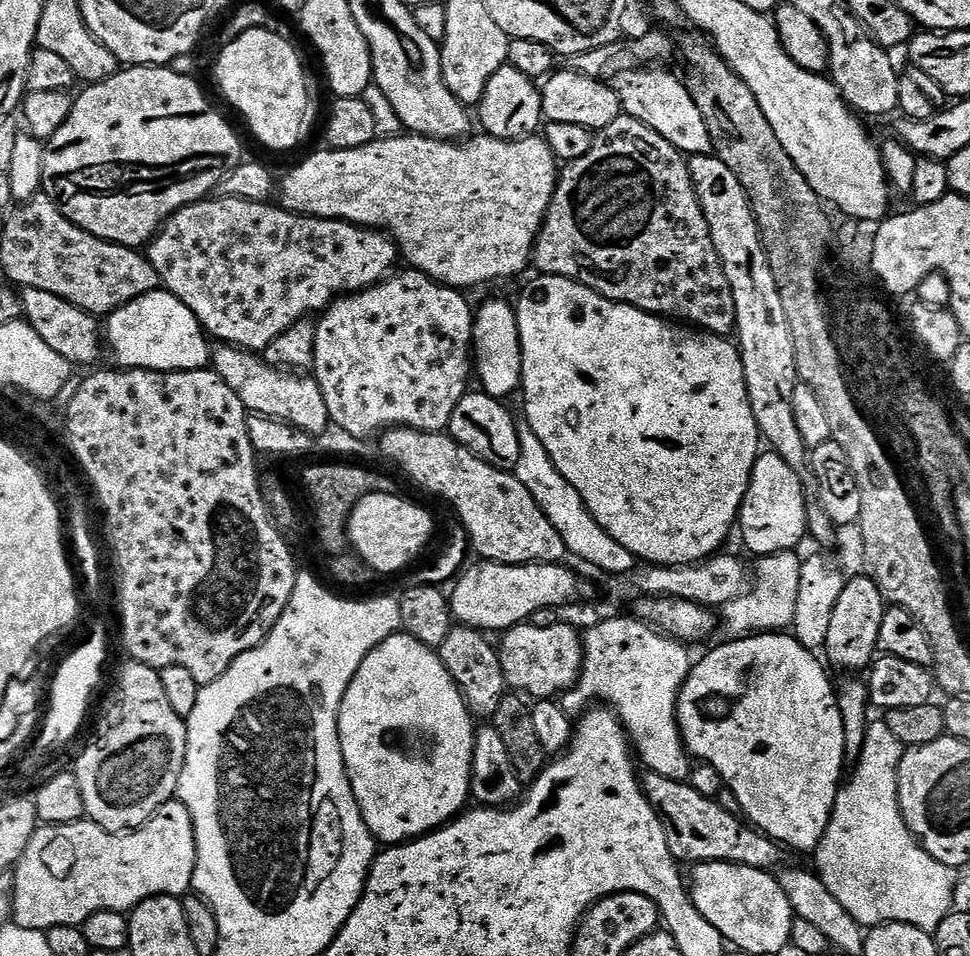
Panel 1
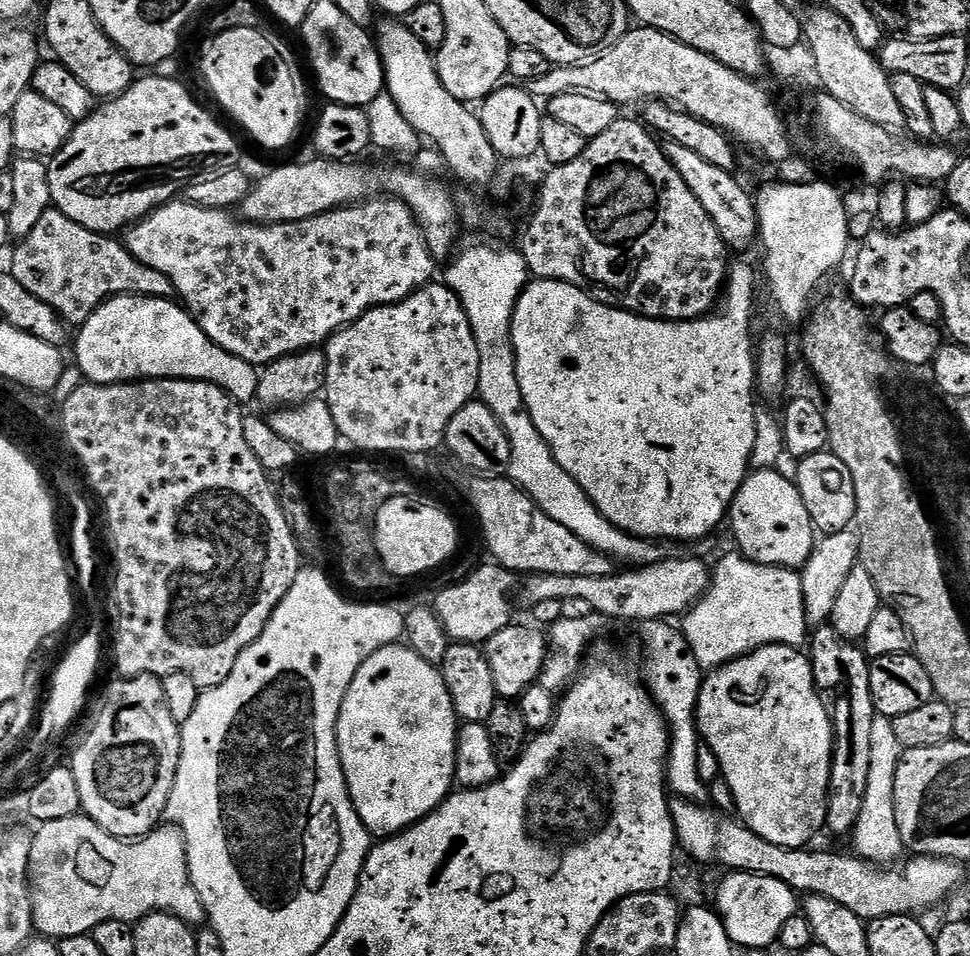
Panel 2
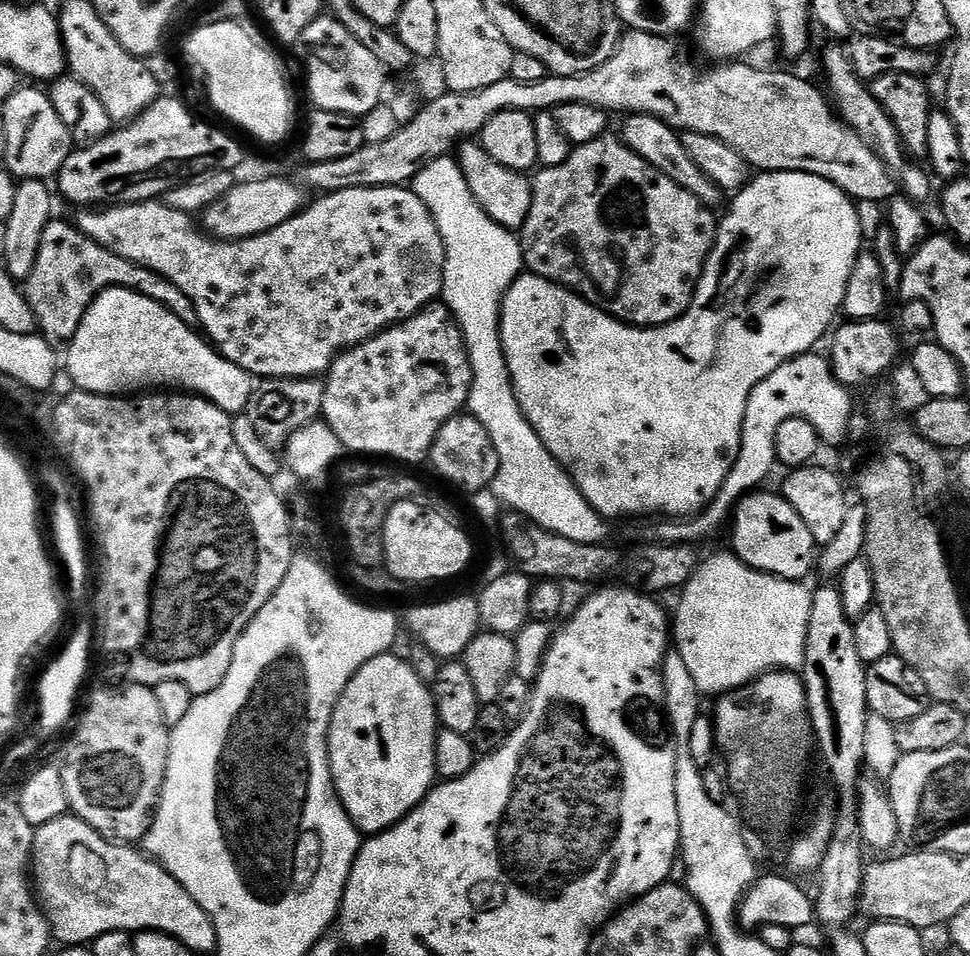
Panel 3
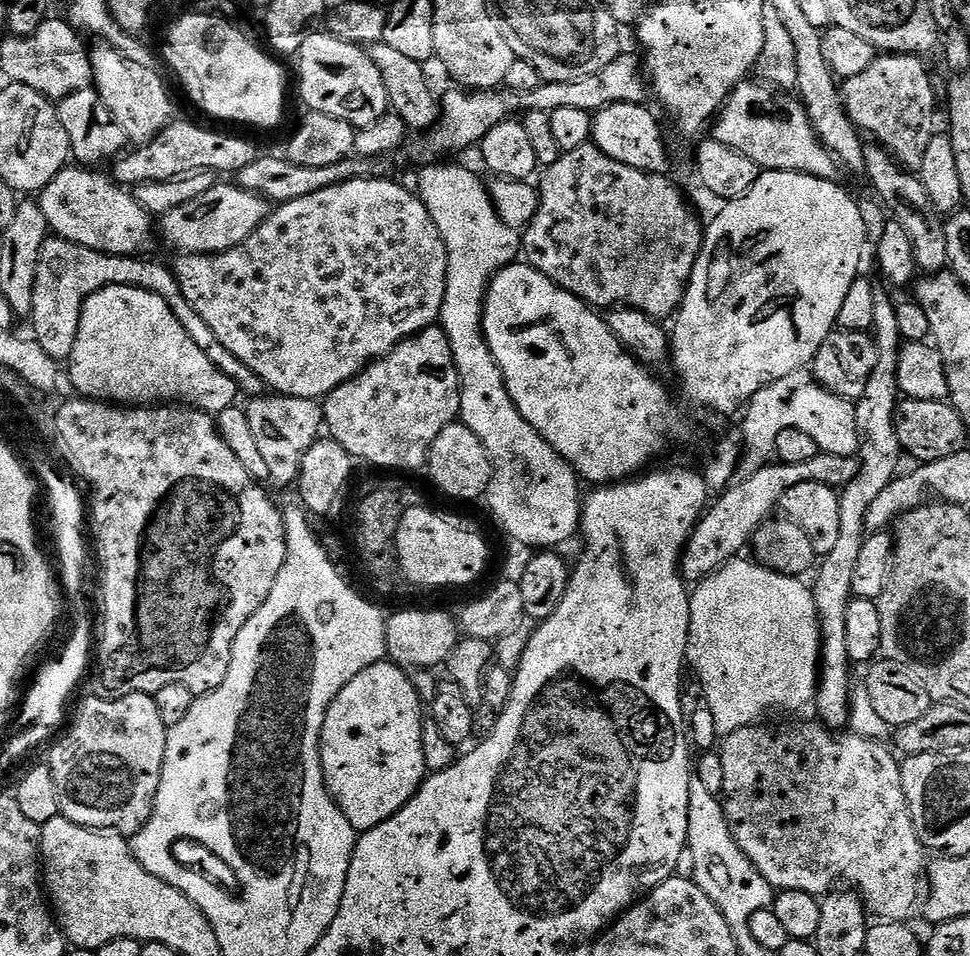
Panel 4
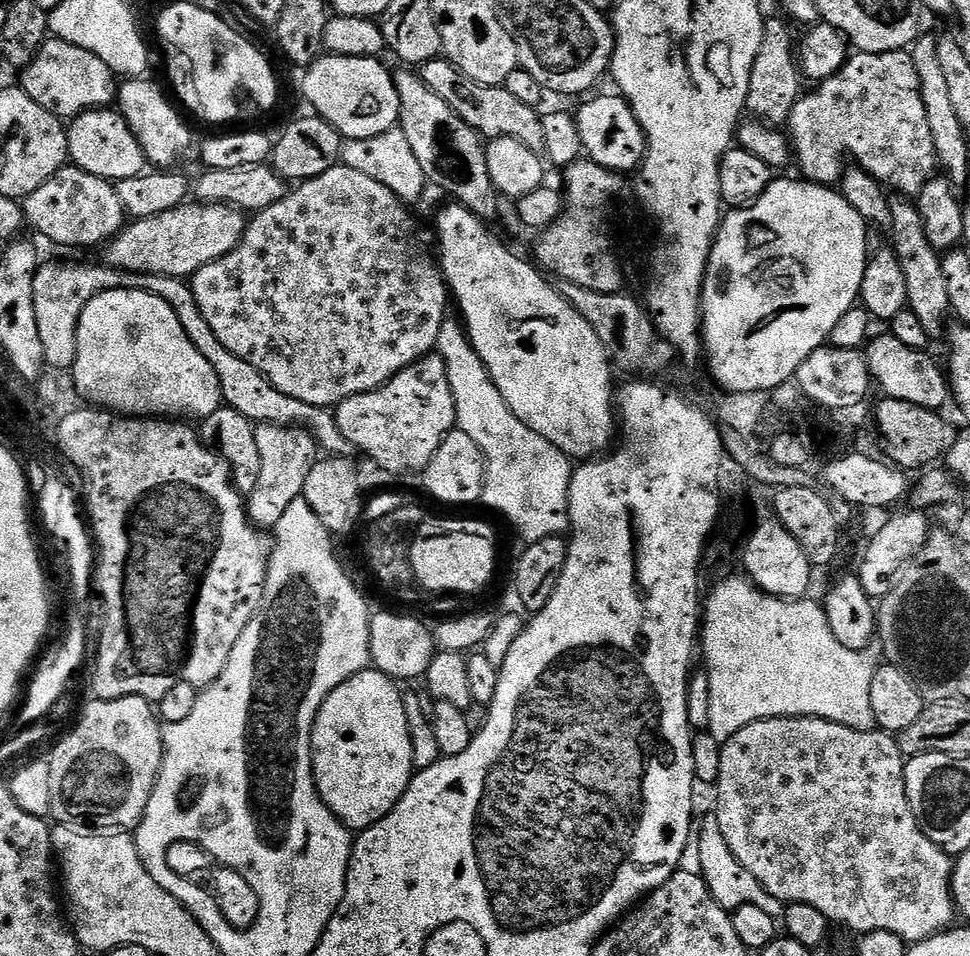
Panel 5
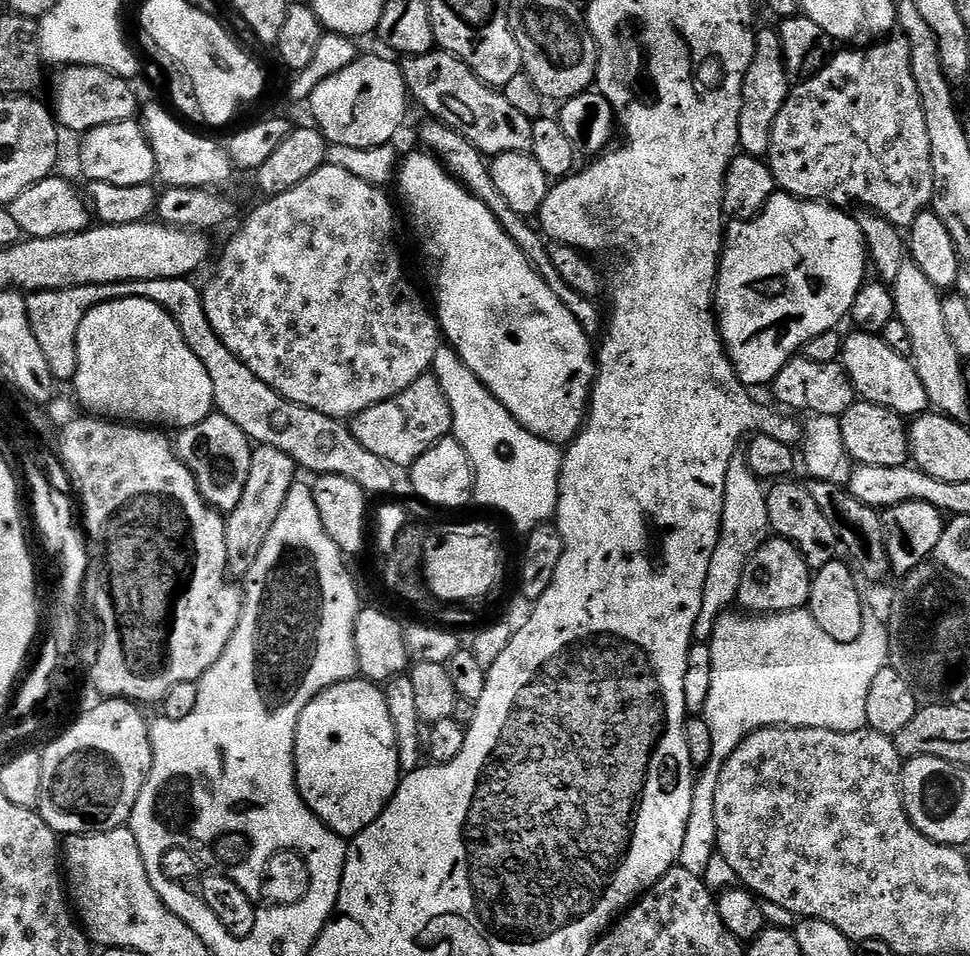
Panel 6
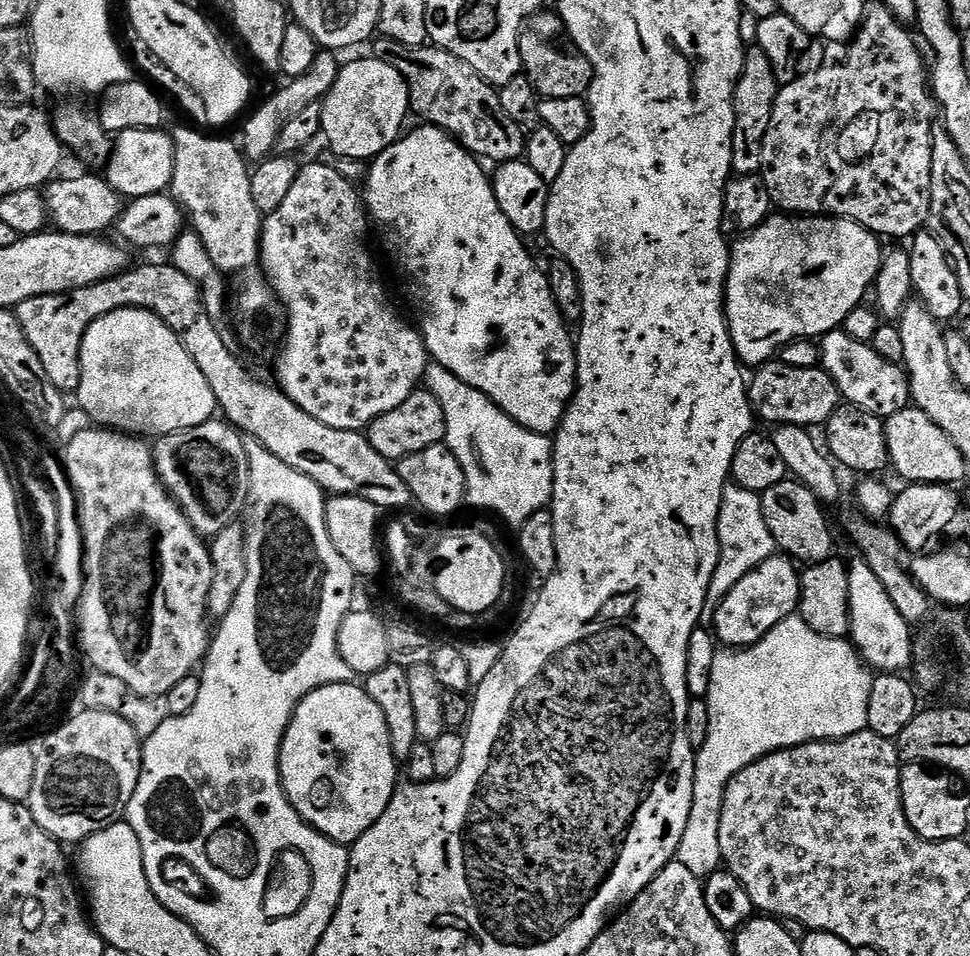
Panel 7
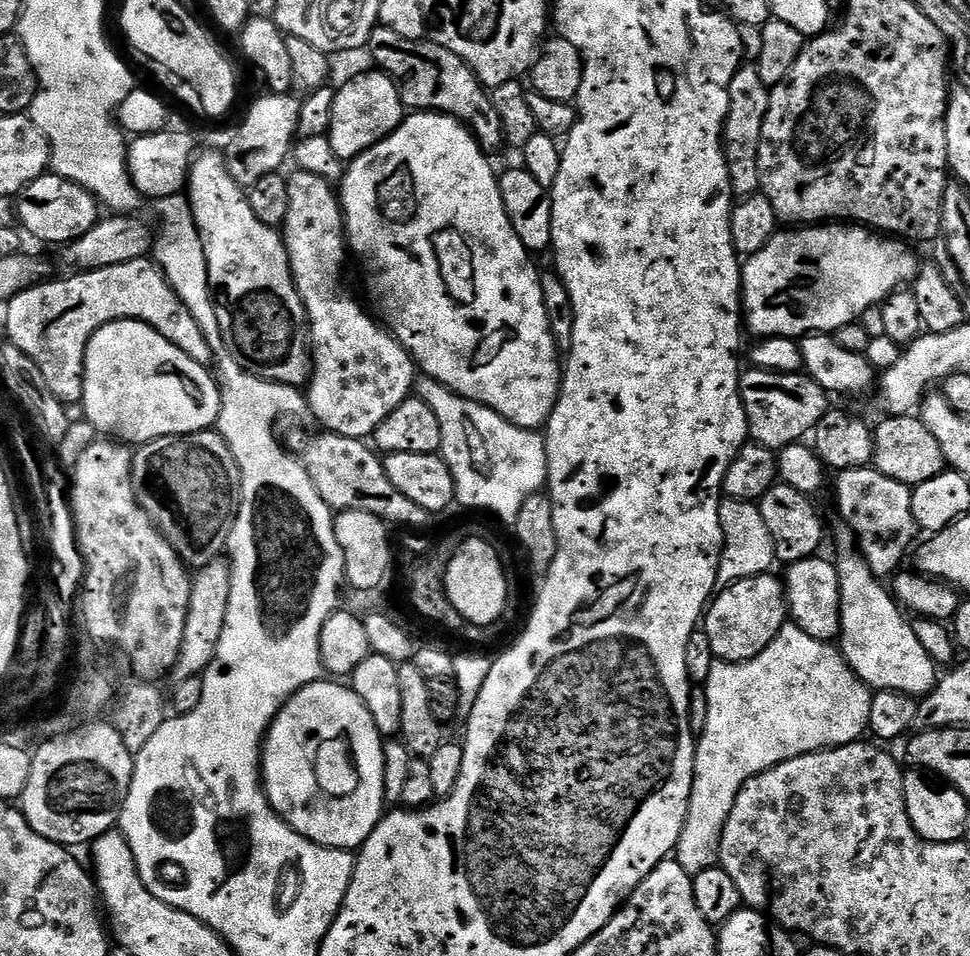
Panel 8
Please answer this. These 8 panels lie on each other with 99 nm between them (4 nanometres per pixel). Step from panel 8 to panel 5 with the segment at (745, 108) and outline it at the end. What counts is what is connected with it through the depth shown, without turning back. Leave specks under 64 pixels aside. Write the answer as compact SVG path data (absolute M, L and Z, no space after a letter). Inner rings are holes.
M765 23L762 46L758 46L758 58L754 58L754 66L750 70L747 111L753 112L757 121L769 126L787 125L802 95L802 77L798 56L794 51L794 40L792 44L792 32L787 28L789 25L784 24Z

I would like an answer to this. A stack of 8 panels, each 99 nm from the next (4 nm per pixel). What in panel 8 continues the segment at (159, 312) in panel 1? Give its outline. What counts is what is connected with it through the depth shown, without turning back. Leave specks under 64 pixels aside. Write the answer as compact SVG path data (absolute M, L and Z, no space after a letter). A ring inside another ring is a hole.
M140 320L112 322L104 326L102 330L98 330L94 334L94 338L88 343L86 362L84 363L84 398L82 405L85 408L85 414L83 419L95 426L97 433L103 434L113 441L123 442L128 446L149 444L167 436L189 436L195 432L209 431L220 418L222 388L218 383L217 377L213 373L212 377L208 371L209 369L205 365L194 362L194 358L182 354L182 350L178 350L178 346L174 346L174 342L166 342L166 338L162 338L162 334L158 334L158 330L154 330L149 324L143 324Z

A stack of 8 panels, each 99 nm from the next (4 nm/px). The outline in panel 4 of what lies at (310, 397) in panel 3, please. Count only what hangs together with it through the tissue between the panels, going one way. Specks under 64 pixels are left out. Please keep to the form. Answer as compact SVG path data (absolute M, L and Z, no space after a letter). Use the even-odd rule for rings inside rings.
M261 394L251 397L244 408L250 422L250 431L266 462L268 480L276 484L297 483L300 474L300 463L310 446L321 439L325 431L324 406L320 400L294 398L279 394Z

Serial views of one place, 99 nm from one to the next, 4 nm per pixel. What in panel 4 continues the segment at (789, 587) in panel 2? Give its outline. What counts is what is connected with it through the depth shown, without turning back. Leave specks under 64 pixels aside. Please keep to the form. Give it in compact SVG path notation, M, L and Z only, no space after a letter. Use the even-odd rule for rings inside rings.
M737 558L722 566L714 574L695 585L690 592L690 620L688 630L687 663L696 671L696 680L704 691L703 703L710 706L710 714L714 714L714 726L717 737L728 736L734 730L745 728L750 723L761 719L760 711L763 708L800 708L803 704L811 705L816 698L818 687L818 659L820 655L820 627L814 610L814 598L811 587L803 579L786 576L783 572L773 572L771 568L764 567L755 559Z

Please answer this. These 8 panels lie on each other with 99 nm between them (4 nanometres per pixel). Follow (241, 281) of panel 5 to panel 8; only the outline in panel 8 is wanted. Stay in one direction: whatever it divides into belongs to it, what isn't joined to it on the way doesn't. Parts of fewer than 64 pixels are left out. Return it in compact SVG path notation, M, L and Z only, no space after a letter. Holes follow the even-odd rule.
M301 170L294 172L293 176L287 177L290 210L282 225L282 235L290 258L292 277L308 315L312 378L306 385L306 408L316 415L321 429L346 438L364 440L371 437L386 417L394 414L394 410L398 410L398 406L413 395L418 365L411 352L407 352L402 342L398 342L375 315L368 316L367 310L360 308L354 297L340 293L340 271L344 268L344 259L349 259L350 249L346 243L344 209L340 207L337 189L318 174Z

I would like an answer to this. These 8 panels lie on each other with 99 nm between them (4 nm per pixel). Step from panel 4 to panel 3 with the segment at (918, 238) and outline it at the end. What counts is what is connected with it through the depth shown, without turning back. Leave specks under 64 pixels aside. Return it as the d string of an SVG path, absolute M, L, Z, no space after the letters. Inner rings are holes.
M832 42L832 45L825 50L824 76L828 79L829 89L827 88L827 91L830 93L831 103L834 105L840 119L854 129L884 159L884 164L896 177L903 195L924 209L924 216L928 219L929 225L936 230L943 229L945 222L941 201L937 197L936 200L932 197L933 177L927 172L928 177L918 165L911 164L911 162L916 162L910 159L909 153L904 147L904 142L900 139L898 130L890 118L890 114L886 114L886 110L878 102L878 98L872 93L871 87L856 71L855 64L852 63L852 59L848 56L847 47Z

